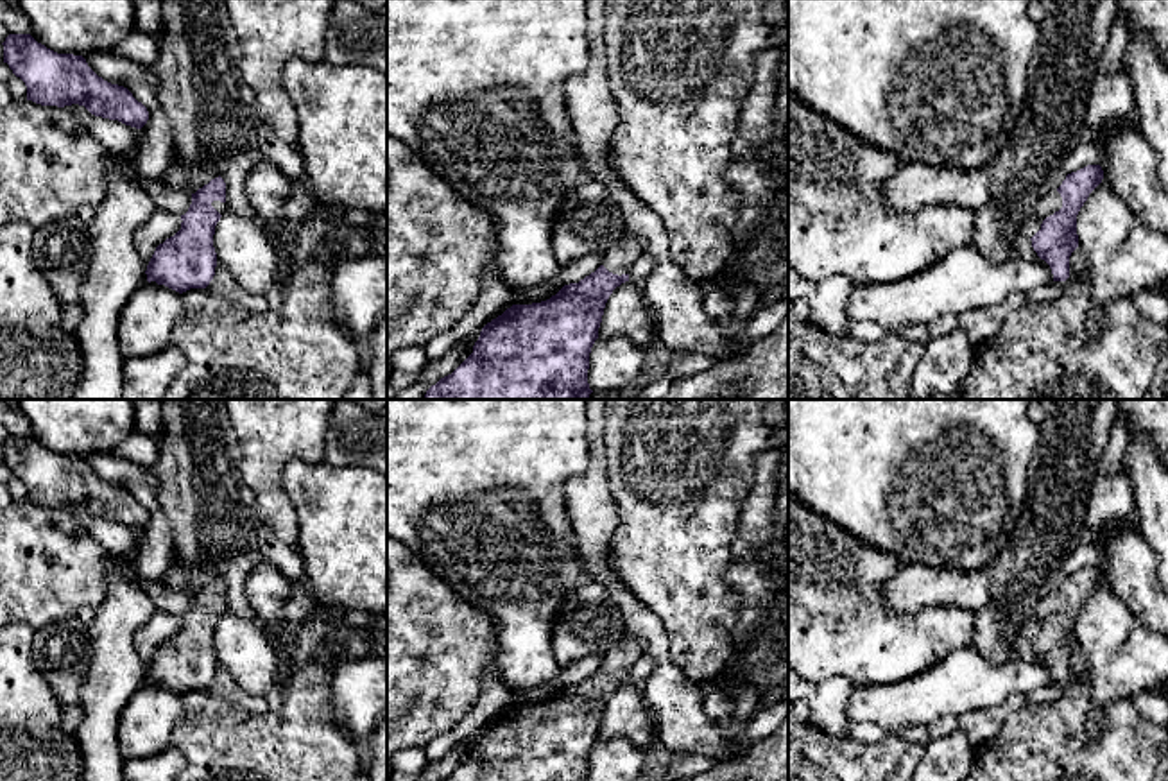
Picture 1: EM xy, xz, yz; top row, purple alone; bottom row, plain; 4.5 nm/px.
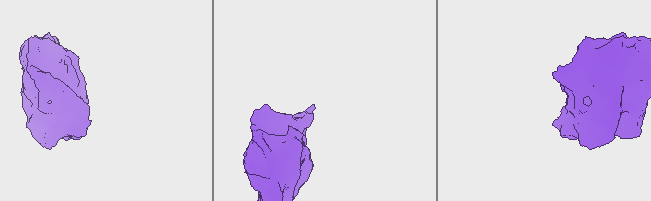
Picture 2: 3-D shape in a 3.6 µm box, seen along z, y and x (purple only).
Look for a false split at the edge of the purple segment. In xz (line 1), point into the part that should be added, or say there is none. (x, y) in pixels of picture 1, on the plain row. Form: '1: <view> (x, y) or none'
1: xz (620, 658)

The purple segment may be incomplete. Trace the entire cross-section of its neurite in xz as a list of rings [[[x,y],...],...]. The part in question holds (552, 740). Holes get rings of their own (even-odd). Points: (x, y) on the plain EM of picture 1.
[[[623,632],[595,674],[579,684],[564,686],[546,702],[512,706],[487,724],[473,754],[441,781],[588,781],[589,754],[598,740],[605,704],[616,688],[629,682],[629,674],[643,654],[638,639]]]

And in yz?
[[[1100,566],[1068,575],[1055,593],[1043,596],[1028,618],[1043,623],[1030,641],[1037,657],[1050,666],[1053,682],[1069,679],[1069,657],[1078,648],[1077,616],[1102,580]]]

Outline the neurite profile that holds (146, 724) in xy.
[[[143,684],[125,704],[118,720],[118,749],[124,760],[150,758],[170,747],[170,736],[183,718],[183,697],[165,686]]]

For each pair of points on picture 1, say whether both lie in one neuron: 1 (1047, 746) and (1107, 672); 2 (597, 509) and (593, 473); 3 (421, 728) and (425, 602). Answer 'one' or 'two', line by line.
1: two
2: one
3: one

